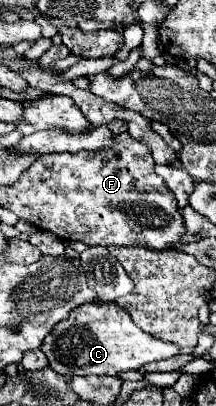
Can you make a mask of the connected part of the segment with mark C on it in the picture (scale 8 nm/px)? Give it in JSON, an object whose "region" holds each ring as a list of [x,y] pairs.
{"region":[[[85,303],[75,307],[71,315],[55,325],[55,331],[43,341],[41,351],[49,359],[49,367],[59,375],[119,375],[129,369],[139,369],[145,363],[169,359],[179,355],[179,347],[169,341],[161,341],[145,331],[141,331],[129,317],[129,313],[119,303]]]}

